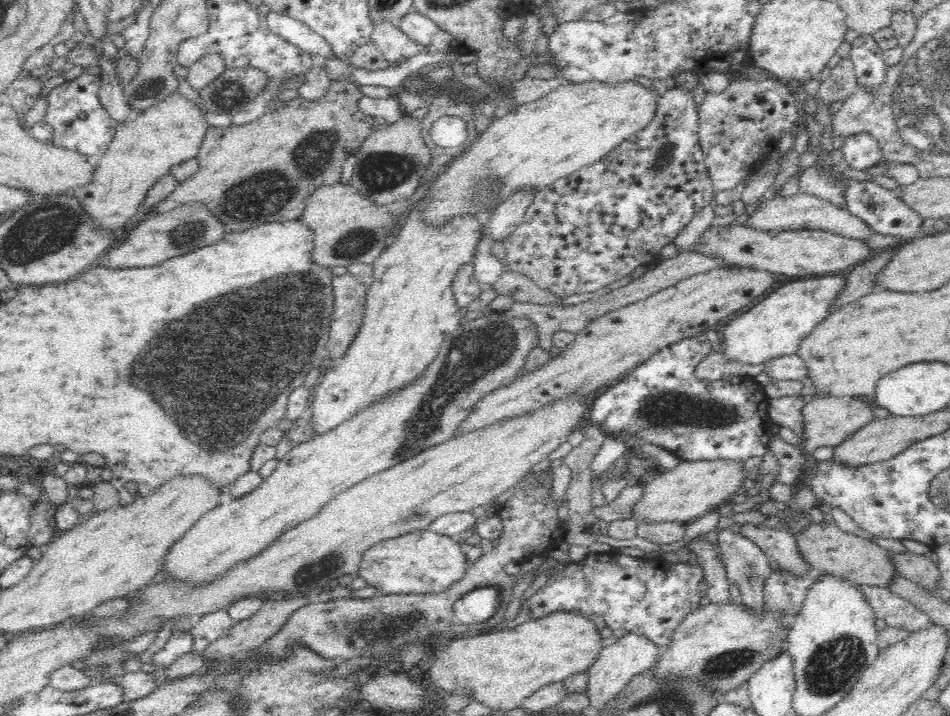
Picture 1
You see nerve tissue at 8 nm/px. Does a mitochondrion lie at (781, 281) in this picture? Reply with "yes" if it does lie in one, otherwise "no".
no

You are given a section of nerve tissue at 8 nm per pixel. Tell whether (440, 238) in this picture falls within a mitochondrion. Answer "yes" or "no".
no

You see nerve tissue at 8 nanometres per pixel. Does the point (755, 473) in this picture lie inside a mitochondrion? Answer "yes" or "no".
no

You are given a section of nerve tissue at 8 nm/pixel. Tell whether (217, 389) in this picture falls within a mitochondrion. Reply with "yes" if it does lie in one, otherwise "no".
yes

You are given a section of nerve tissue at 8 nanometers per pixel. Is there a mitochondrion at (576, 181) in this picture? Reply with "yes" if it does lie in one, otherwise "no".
no

